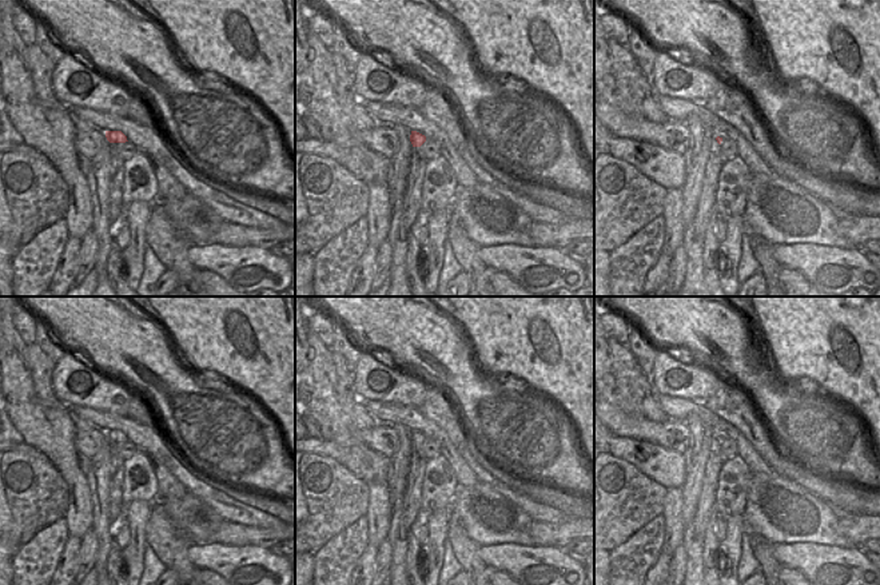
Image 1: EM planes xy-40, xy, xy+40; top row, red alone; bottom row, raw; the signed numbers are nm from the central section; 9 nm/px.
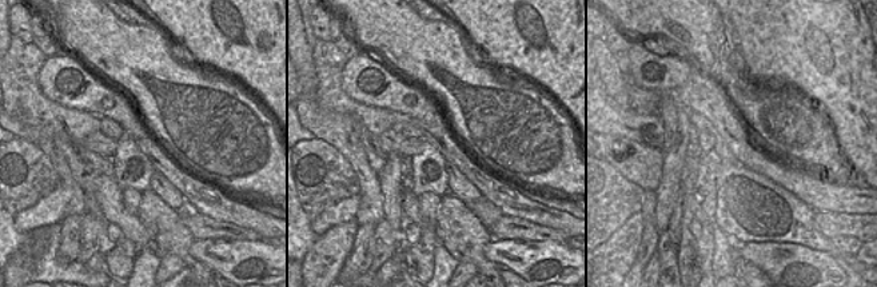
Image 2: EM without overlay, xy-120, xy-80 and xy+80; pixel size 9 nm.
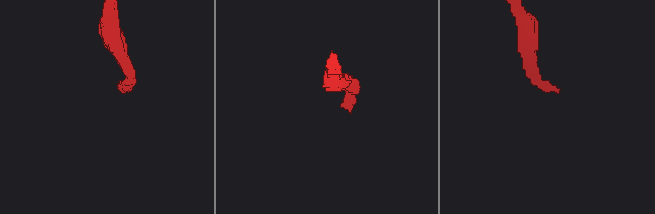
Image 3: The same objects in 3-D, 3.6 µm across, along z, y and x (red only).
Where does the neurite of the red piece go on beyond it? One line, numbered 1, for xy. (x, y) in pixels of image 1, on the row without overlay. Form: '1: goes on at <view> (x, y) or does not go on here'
1: does not go on here

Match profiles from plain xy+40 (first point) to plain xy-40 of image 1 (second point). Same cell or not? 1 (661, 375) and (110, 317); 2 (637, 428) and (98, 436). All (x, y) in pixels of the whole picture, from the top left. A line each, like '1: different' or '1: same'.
1: different
2: same

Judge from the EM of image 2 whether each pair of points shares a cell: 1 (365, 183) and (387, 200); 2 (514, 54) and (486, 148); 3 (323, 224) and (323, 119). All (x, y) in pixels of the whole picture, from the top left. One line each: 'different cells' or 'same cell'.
1: different cells
2: different cells
3: different cells

